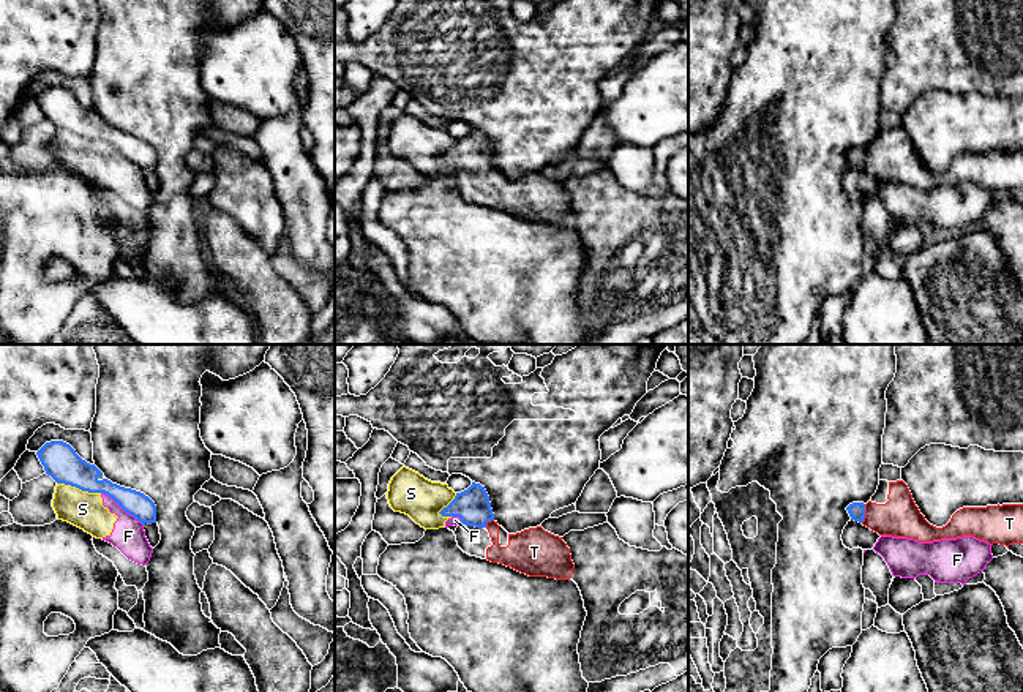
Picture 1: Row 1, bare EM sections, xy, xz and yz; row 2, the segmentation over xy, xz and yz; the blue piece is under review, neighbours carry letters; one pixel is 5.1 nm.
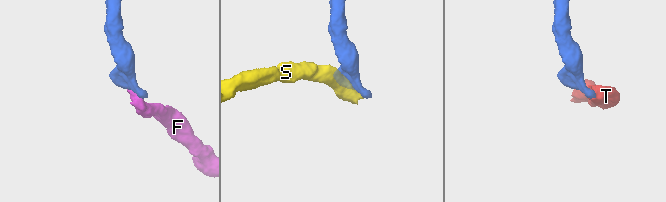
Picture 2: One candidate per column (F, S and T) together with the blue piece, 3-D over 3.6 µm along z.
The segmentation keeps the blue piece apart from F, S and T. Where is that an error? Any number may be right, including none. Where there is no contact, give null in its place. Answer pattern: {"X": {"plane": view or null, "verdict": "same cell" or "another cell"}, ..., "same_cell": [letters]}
{"F": {"plane": "xy", "verdict": "another cell"}, "S": {"plane": "xy", "verdict": "another cell"}, "T": {"plane": "yz", "verdict": "same cell"}, "same_cell": ["T"]}

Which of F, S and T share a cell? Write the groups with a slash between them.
F S / T

